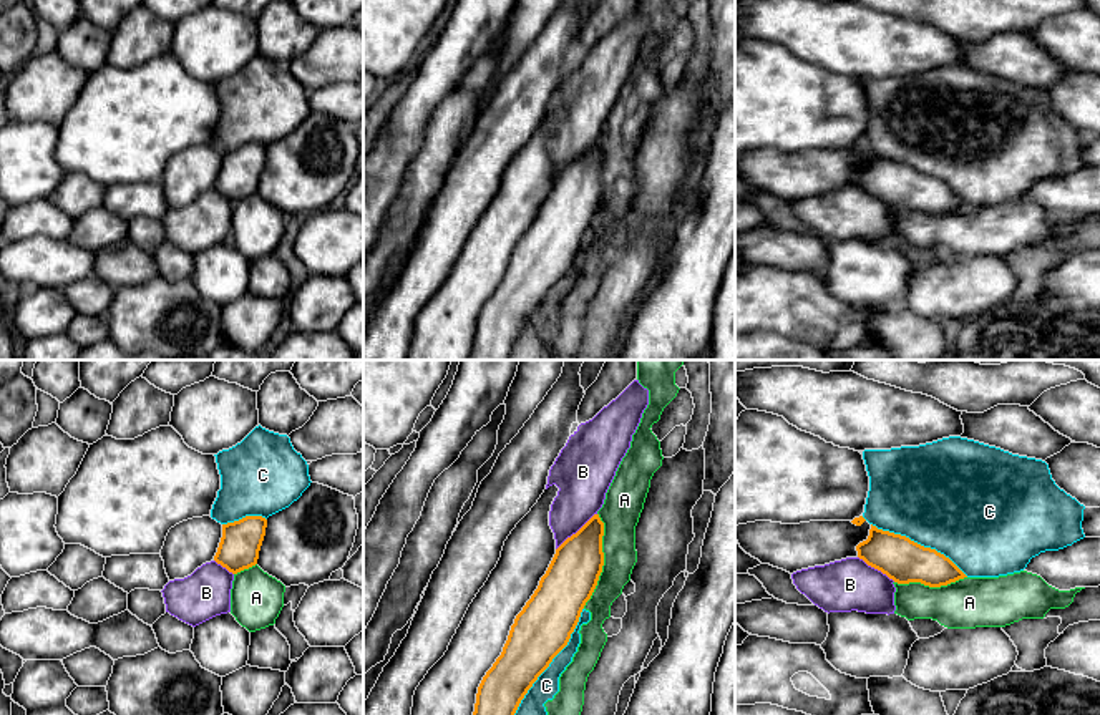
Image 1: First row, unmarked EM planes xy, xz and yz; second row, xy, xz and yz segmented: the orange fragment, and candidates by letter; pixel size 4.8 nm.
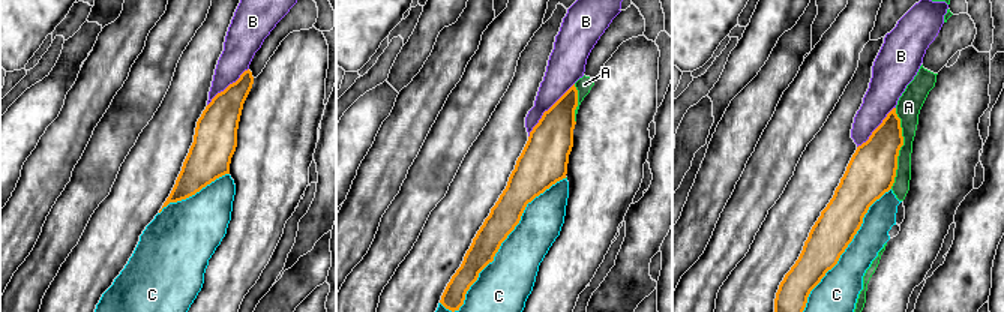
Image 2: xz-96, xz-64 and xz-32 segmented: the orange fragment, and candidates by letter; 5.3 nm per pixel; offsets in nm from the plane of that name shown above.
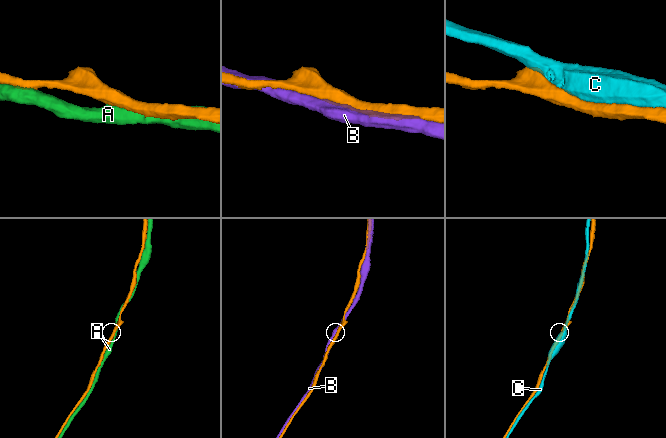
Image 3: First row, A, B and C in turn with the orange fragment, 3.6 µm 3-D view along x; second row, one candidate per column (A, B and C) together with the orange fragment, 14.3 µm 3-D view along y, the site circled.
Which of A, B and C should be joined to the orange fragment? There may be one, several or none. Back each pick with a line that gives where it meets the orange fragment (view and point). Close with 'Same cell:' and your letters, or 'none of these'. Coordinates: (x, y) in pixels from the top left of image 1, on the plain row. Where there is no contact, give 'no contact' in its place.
B: contact xz (578, 160)
Same cell: B

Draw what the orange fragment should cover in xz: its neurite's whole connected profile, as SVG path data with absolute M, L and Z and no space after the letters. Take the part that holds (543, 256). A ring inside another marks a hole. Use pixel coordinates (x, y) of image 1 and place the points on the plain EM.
M594 143L567 166L541 206L538 217L516 244L501 284L483 305L468 360L508 360L513 345L552 287L567 274L586 231L591 227L604 194L604 151Z

